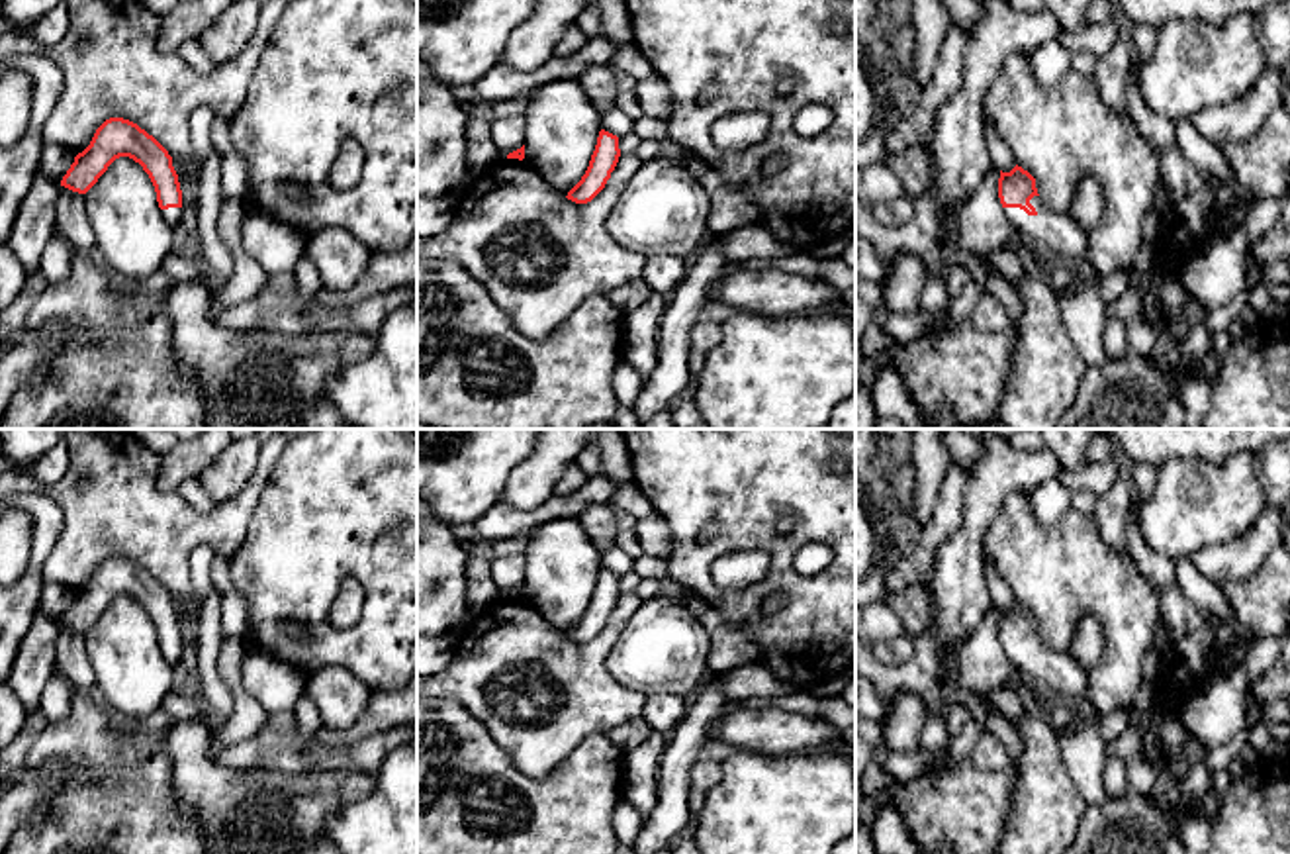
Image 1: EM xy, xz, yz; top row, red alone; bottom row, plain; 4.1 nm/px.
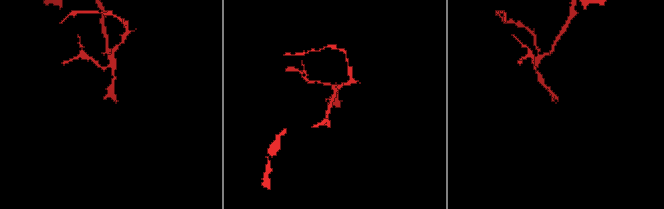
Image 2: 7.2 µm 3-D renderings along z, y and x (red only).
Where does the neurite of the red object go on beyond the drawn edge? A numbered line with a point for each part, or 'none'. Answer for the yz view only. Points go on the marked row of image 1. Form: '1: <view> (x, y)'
1: yz (1054, 232)

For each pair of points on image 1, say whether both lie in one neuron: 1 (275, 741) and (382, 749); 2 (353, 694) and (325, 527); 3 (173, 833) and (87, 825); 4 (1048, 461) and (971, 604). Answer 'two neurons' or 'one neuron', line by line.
1: one neuron
2: two neurons
3: one neuron
4: one neuron

